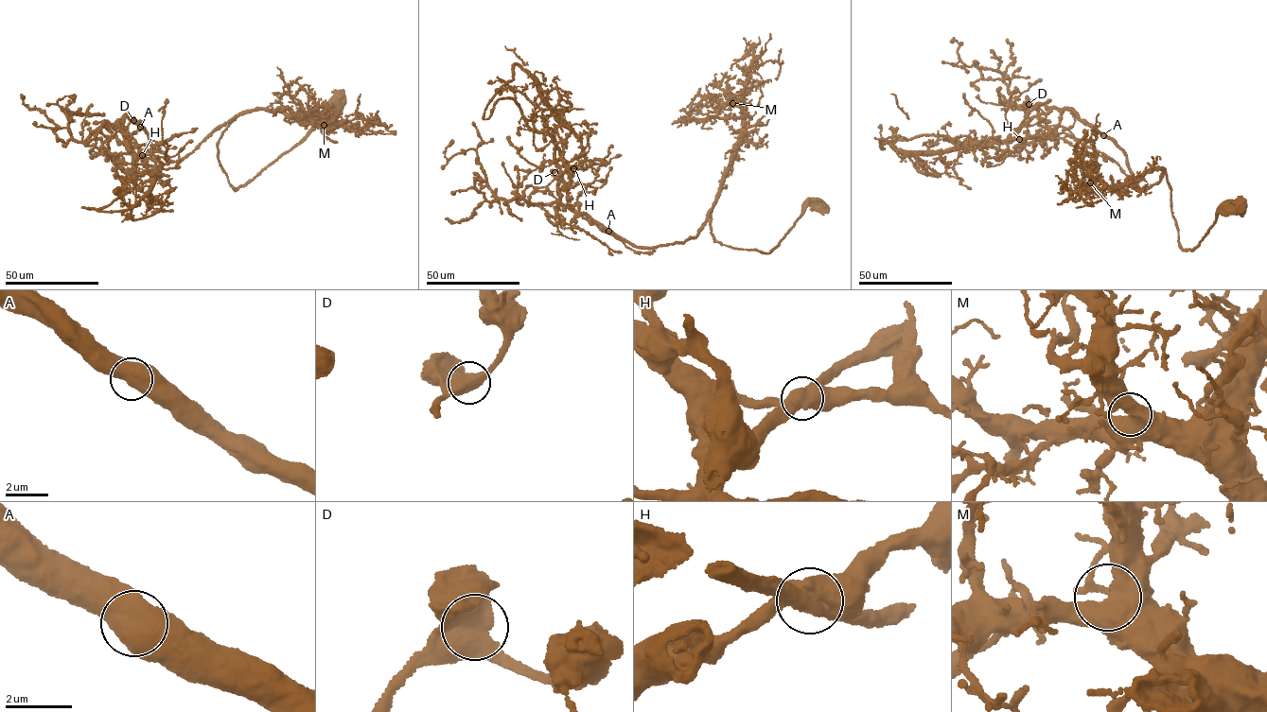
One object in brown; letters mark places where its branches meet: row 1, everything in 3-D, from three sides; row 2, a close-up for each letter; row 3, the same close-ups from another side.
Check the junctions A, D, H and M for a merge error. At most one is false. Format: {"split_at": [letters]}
{"split_at": ["H"]}

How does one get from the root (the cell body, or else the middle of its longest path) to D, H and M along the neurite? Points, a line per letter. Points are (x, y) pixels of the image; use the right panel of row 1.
D: (1240, 205), (1224, 201), (1183, 249), (1164, 168), (1136, 189), (1117, 145), (1064, 109), (1022, 125), (1029, 104)
H: (1240, 205), (1224, 201), (1183, 249), (1164, 168), (1135, 188), (1125, 152), (1064, 109), (1019, 139)
M: (1240, 205), (1233, 199), (1223, 202), (1191, 250), (1178, 240), (1164, 168), (1115, 187), (1090, 182)

